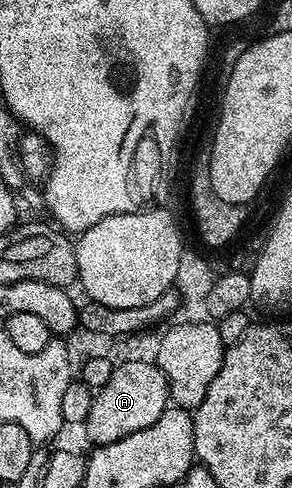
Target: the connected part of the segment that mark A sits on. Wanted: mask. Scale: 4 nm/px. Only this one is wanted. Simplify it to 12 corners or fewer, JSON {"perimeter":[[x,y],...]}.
{"perimeter":[[122,361],[98,389],[85,430],[108,445],[169,408],[158,365]]}

